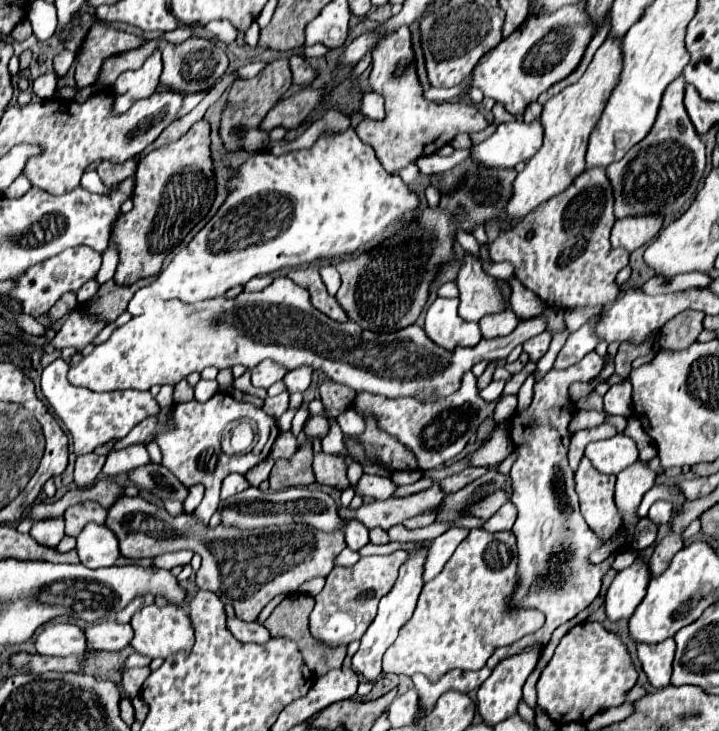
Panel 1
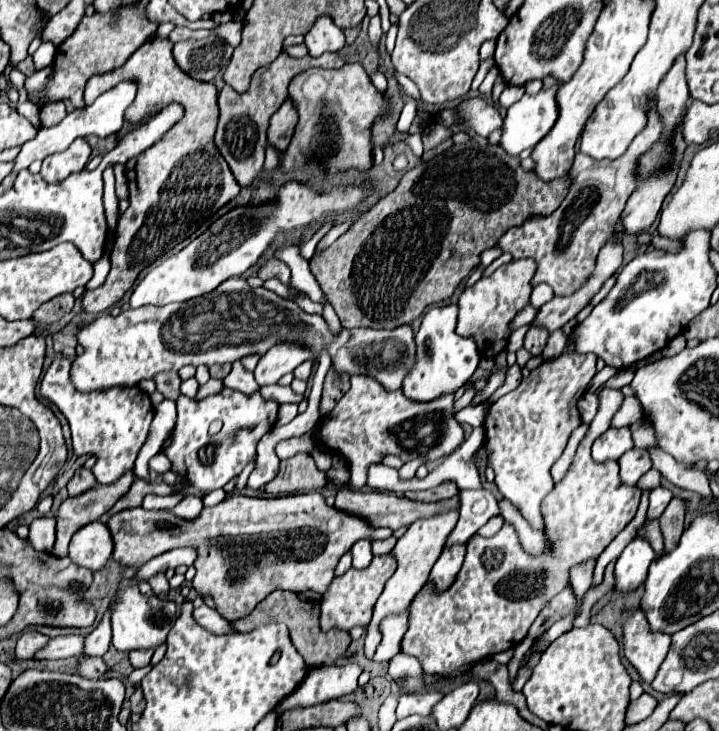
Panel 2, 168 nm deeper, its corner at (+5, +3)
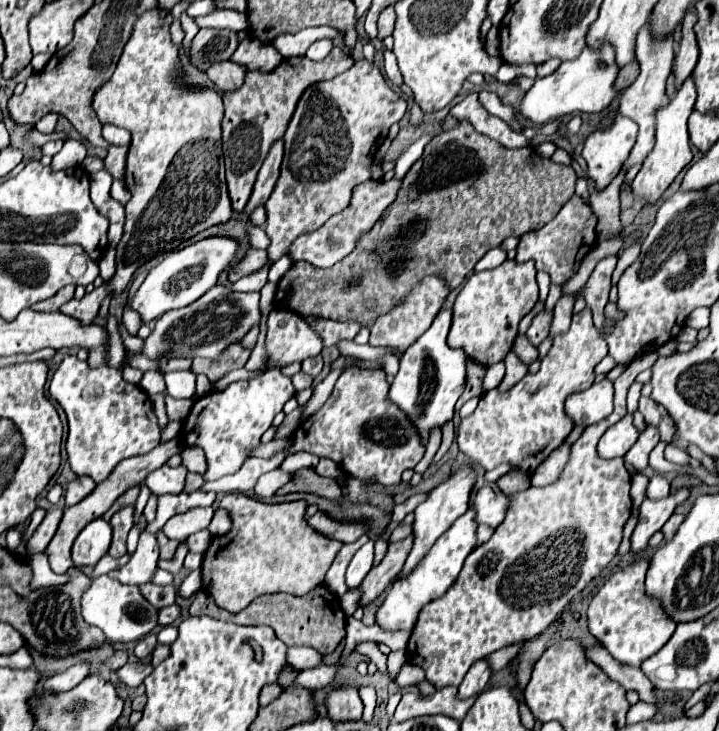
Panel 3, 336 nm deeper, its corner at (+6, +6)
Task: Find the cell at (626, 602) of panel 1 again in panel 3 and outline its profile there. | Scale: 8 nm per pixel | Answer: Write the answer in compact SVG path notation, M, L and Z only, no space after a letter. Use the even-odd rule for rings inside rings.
M679 490L671 496L667 496L665 500L657 500L657 502L645 498L645 502L641 504L637 526L631 536L631 554L633 556L637 556L639 552L643 552L647 548L649 538L663 528L663 524L675 512L675 506L681 504L687 496L689 496L689 490Z

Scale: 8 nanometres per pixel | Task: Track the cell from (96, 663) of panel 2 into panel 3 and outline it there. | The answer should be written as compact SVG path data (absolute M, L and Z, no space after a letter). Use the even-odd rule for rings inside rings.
M127 662L125 666L121 666L119 670L117 670L117 676L119 676L119 680L123 682L123 684L127 684L127 686L139 686L141 682L143 682L143 678L151 672L153 668L151 668L151 664L147 664L147 662Z

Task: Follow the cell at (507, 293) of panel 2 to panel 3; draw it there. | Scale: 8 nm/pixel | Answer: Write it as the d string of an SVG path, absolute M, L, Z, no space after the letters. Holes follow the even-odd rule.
M505 260L497 268L472 273L455 300L453 326L447 336L447 344L451 348L463 348L469 358L473 358L475 362L479 362L483 366L501 362L513 346L519 320L539 300L535 272L537 270L535 270L533 260L527 260L527 262ZM491 284L493 284L493 292L495 292L493 298L481 296L477 292L477 288L483 288L483 294L487 294L487 286L491 286Z

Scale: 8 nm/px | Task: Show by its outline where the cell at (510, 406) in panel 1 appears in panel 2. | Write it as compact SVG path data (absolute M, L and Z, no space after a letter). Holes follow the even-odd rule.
M482 403L476 407L464 407L462 411L456 413L456 421L460 425L470 425L470 427L482 427L484 419L486 419L486 411L488 411L490 403Z

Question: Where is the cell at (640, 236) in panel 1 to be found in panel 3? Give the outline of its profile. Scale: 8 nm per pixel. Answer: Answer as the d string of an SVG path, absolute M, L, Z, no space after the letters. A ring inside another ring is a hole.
M687 78L677 96L657 112L657 142L647 160L643 162L639 174L635 176L631 190L635 200L641 200L643 204L655 204L661 194L669 188L669 184L675 180L675 176L691 162L693 154L689 150L689 136L687 136L687 118L695 106L695 84L693 78Z

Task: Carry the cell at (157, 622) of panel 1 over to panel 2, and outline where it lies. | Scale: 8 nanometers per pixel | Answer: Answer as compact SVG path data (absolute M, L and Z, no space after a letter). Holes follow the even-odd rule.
M120 583L114 595L114 609L110 615L112 623L112 645L118 651L132 649L154 649L166 641L170 627L176 621L176 605L172 601L162 601L158 597L144 597L138 587Z

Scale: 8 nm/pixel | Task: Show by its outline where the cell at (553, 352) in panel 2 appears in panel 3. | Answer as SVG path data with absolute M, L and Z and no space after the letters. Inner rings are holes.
M563 294L559 298L559 302L555 304L555 310L553 310L553 320L551 320L551 338L559 336L559 334L565 334L569 330L569 324L571 324L571 310L573 310L573 298L569 294Z

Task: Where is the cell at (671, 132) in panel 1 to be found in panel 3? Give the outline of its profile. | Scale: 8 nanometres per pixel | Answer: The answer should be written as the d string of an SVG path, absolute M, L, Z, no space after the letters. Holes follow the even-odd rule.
M689 12L689 16L685 16L683 20L683 28L681 28L681 42L677 46L675 52L675 60L673 60L673 76L675 76L675 90L681 88L681 84L691 76L697 58L699 58L699 48L697 48L697 40L695 40L695 32L693 32L693 24L697 20L695 12Z

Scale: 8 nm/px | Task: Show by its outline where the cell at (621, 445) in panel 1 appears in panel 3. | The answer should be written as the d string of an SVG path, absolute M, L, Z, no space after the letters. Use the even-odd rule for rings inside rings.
M625 416L621 422L613 424L599 440L597 452L601 458L615 458L625 456L625 452L637 442L639 432L633 426L633 416Z

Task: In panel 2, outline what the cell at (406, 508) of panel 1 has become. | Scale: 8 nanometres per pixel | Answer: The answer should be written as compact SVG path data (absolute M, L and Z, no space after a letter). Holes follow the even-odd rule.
M320 493L306 495L290 495L278 499L256 499L244 495L232 495L218 503L216 507L204 507L202 515L196 521L184 521L172 511L146 511L142 507L126 509L110 517L108 529L114 539L114 561L128 567L134 563L146 563L148 559L162 555L168 549L182 545L196 545L198 557L194 561L196 577L192 581L198 595L208 595L214 599L218 613L228 619L242 619L248 615L260 601L264 601L276 589L288 589L294 593L314 591L326 593L330 581L334 579L334 569L340 557L350 551L350 547L366 539L374 529L356 515L344 515L334 507L328 507Z

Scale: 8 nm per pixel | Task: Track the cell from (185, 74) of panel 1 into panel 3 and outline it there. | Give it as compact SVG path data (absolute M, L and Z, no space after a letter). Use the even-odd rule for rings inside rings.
M201 28L189 46L189 62L205 72L211 64L229 60L237 46L239 40L233 30Z

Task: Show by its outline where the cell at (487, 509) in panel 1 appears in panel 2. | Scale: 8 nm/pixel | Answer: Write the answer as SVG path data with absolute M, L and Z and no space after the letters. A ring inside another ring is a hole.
M342 489L336 495L334 507L338 511L348 513L348 515L356 515L356 517L366 519L366 523L370 523L370 527L374 527L374 529L376 527L388 527L388 529L396 531L398 527L410 525L416 519L430 517L430 515L434 515L438 511L448 511L450 507L458 507L458 495L448 499L448 501L442 501L442 503L414 503L414 501L408 501L406 497L396 497L394 493L362 493L362 491Z

